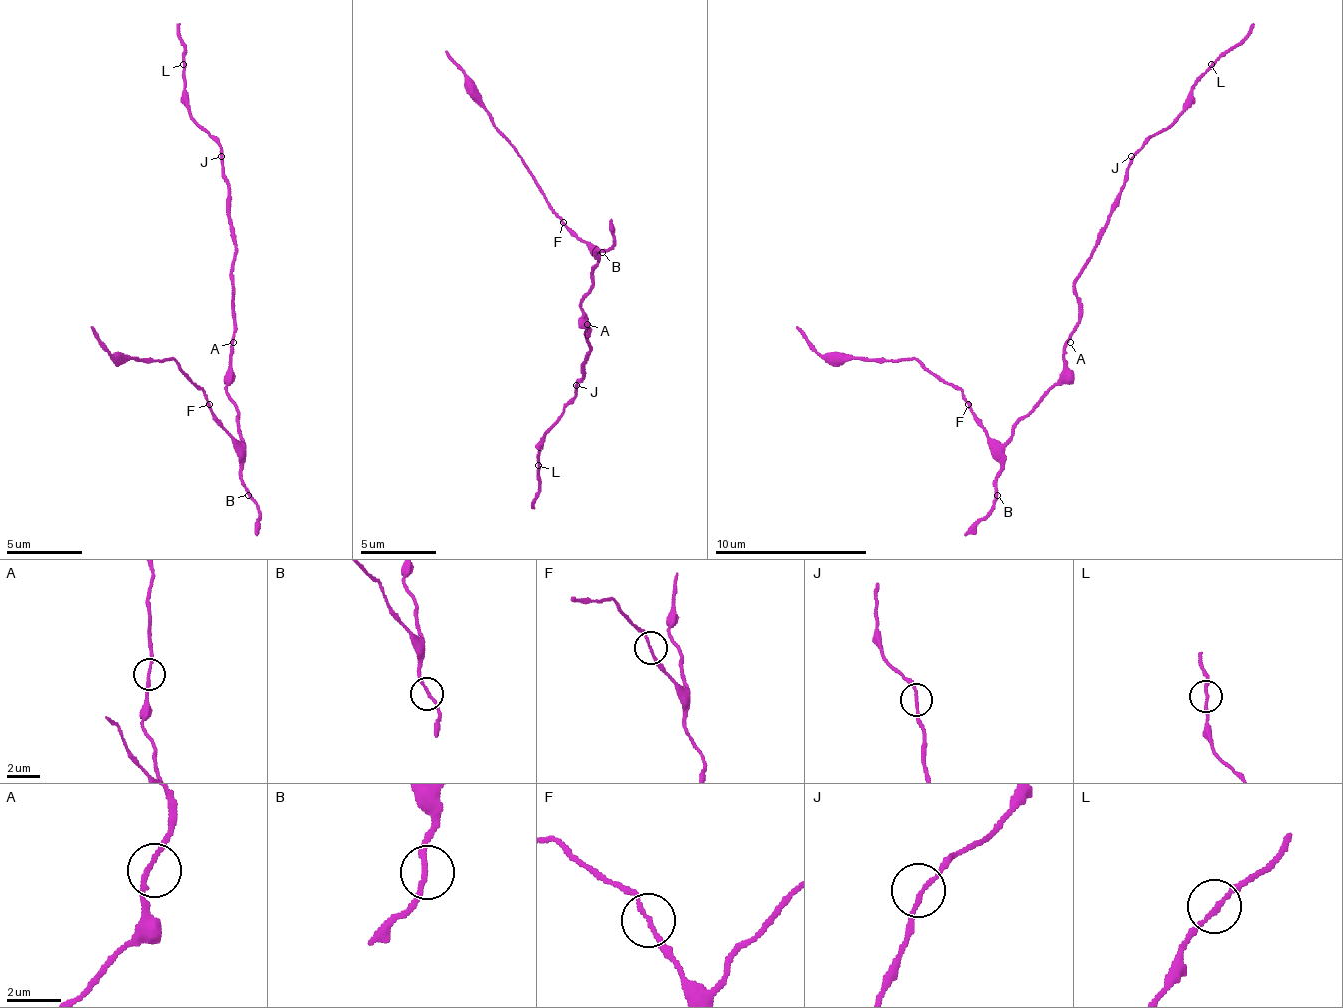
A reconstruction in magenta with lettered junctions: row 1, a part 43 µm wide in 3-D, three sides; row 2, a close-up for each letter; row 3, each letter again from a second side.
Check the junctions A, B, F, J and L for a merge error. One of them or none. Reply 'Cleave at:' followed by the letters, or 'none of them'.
Cleave at: none of them

